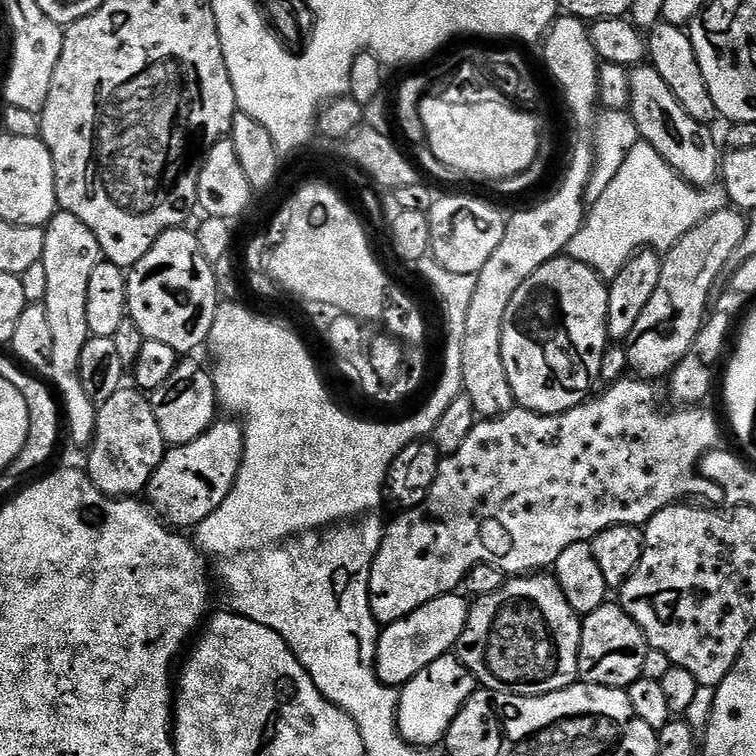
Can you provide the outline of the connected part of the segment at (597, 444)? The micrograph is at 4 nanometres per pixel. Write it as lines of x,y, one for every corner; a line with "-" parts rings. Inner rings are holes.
625,378
607,385
603,389
604,396
593,395
577,408
571,408
562,414
547,416
517,406
501,416
477,419
474,430
470,430
463,446
454,454
441,459
438,466
438,478
434,478
430,490
423,499
405,507
408,509
397,520
387,521
384,537
378,546
378,554
372,563
368,587
370,610
377,624
391,626
394,622
414,614
414,610
426,606
426,602
439,596
455,593
463,585
469,570
474,566
489,564
502,570
509,577
540,574
556,565
558,558
562,555
562,550
566,550
566,546
574,546
574,542
583,540
590,542
599,532
613,528
615,524
643,526
648,523
649,518
658,514
658,510
683,501
685,498
692,498
688,496
698,495
703,490
704,484
706,485
705,477
698,471
698,465
709,452
717,447
716,439
720,436
720,424
708,406
680,406
672,410
676,412
663,412
660,409
660,400
652,388
655,387
643,378

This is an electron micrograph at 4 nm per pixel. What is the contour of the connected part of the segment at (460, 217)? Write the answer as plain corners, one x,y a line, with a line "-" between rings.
440,196
432,201
428,212
430,222
430,253
446,270
454,274
475,276
490,262
490,254
498,250
498,242
504,237
505,213
500,213
488,200
476,196

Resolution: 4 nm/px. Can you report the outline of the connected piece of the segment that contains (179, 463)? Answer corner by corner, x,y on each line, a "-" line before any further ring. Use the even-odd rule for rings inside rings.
232,418
217,419
206,434
194,438
194,442
169,447
146,489
151,511
173,530
196,529
214,514
214,510
218,510
218,506
222,506
222,502
226,502
226,494
230,494
238,478
243,457
244,430

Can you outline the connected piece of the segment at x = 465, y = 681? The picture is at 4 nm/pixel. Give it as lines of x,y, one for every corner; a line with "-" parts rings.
455,654
438,657
430,662
430,666
426,666
426,670
419,672
399,689
396,725
400,737
405,744
411,744
414,748
431,750
439,740
441,743
447,737
454,718
458,718
462,706
476,691
478,685
474,674
466,670
466,666

